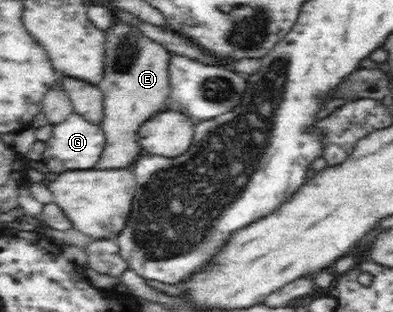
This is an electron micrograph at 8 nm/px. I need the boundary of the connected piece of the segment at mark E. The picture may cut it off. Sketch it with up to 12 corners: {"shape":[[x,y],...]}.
{"shape":[[115,20],[105,31],[105,150],[135,162],[139,126],[170,96],[170,51]]}

